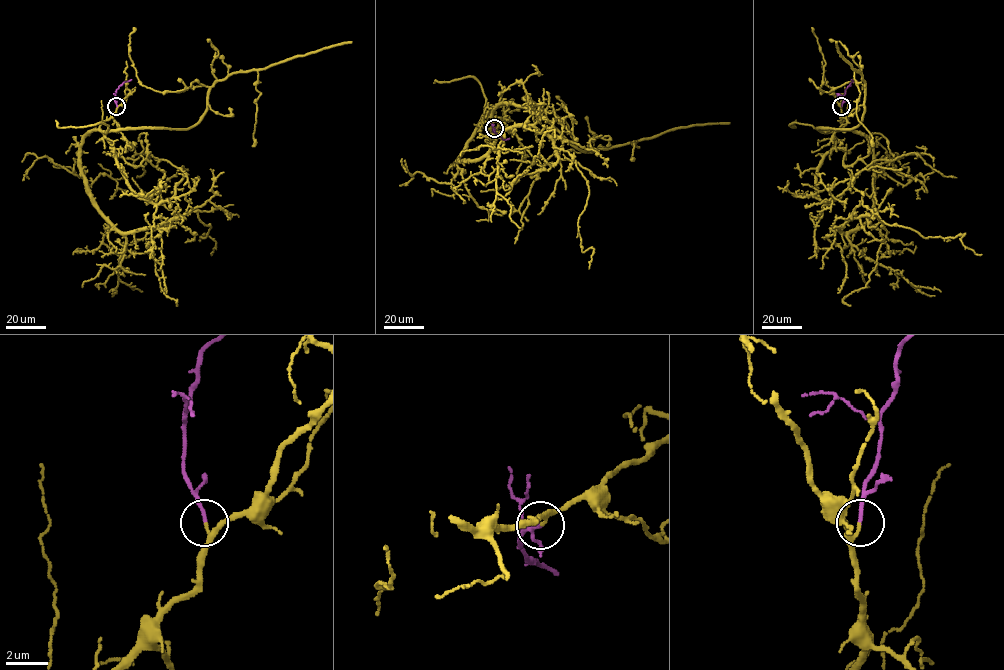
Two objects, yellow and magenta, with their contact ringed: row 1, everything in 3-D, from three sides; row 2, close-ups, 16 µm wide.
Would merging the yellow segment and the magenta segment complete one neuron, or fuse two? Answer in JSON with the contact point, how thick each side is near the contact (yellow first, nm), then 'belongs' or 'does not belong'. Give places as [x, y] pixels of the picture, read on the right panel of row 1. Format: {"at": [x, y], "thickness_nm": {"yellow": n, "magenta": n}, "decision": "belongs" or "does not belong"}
{"at": [841, 106], "thickness_nm": {"yellow": 120, "magenta": 160}, "decision": "belongs"}

